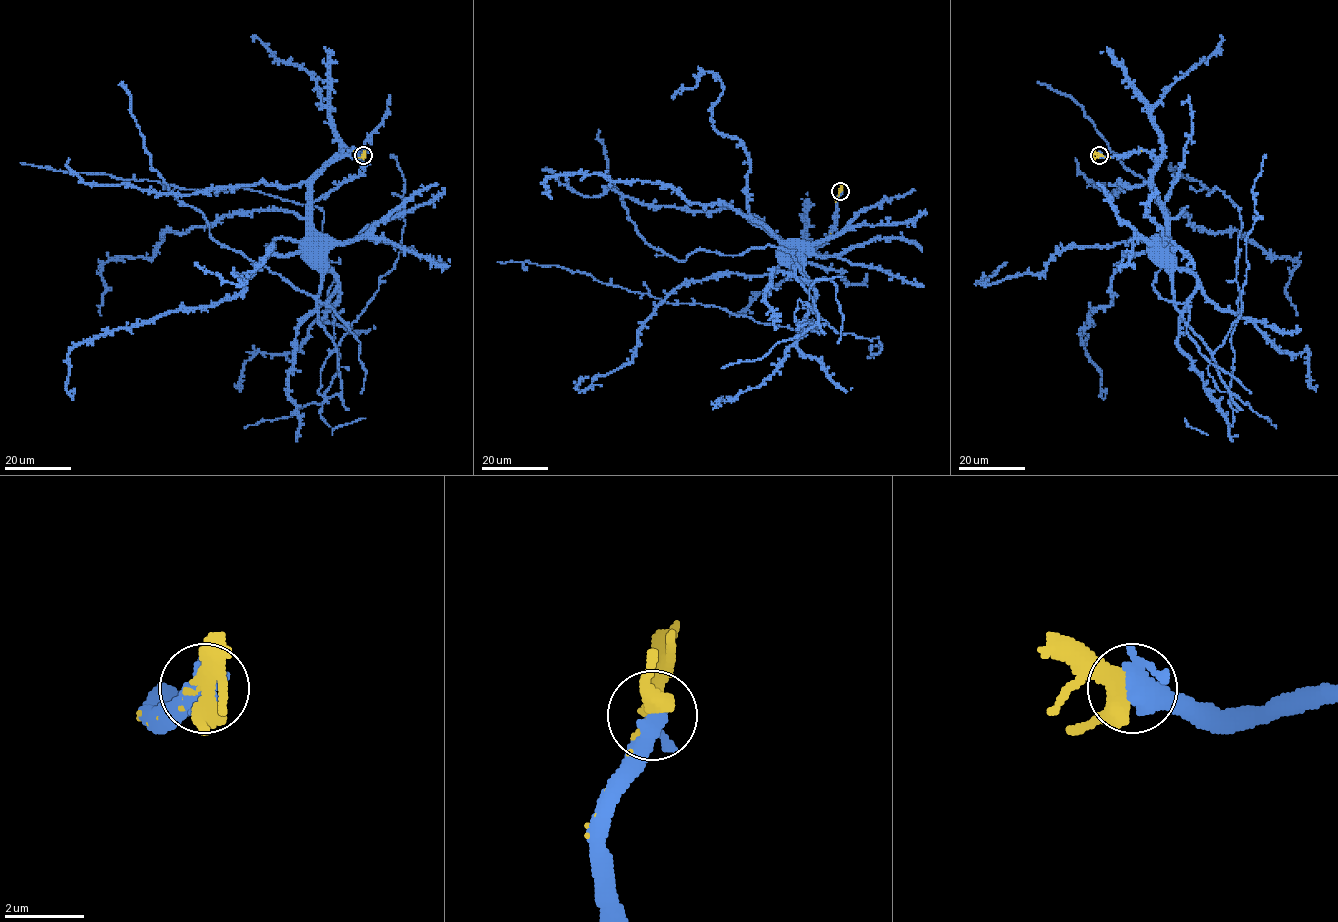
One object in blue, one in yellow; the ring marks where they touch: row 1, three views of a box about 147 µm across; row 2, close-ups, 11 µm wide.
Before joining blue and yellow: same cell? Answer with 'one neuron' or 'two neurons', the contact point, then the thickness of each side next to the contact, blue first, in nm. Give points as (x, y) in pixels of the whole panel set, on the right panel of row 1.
one neuron; at (1099, 155); 440 nm thick on the blue side, 420 nm on the other

